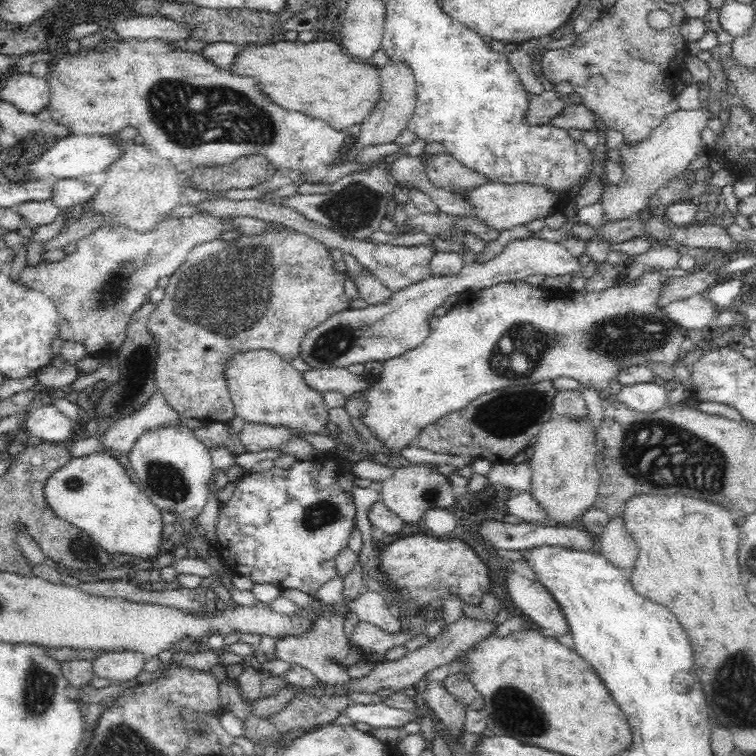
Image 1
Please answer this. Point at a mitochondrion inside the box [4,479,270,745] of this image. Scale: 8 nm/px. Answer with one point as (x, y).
(40, 682)

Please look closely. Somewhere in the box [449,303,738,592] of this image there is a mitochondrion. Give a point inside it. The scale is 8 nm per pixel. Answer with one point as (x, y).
(657, 453)

